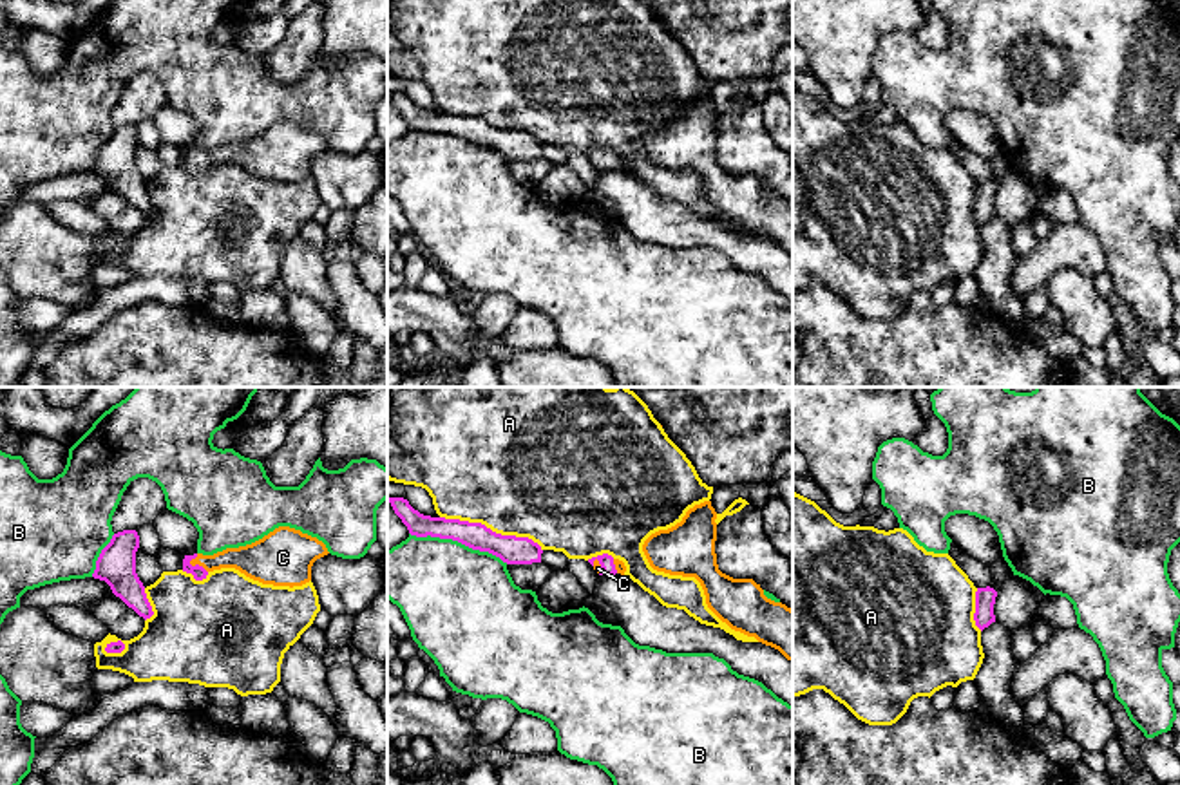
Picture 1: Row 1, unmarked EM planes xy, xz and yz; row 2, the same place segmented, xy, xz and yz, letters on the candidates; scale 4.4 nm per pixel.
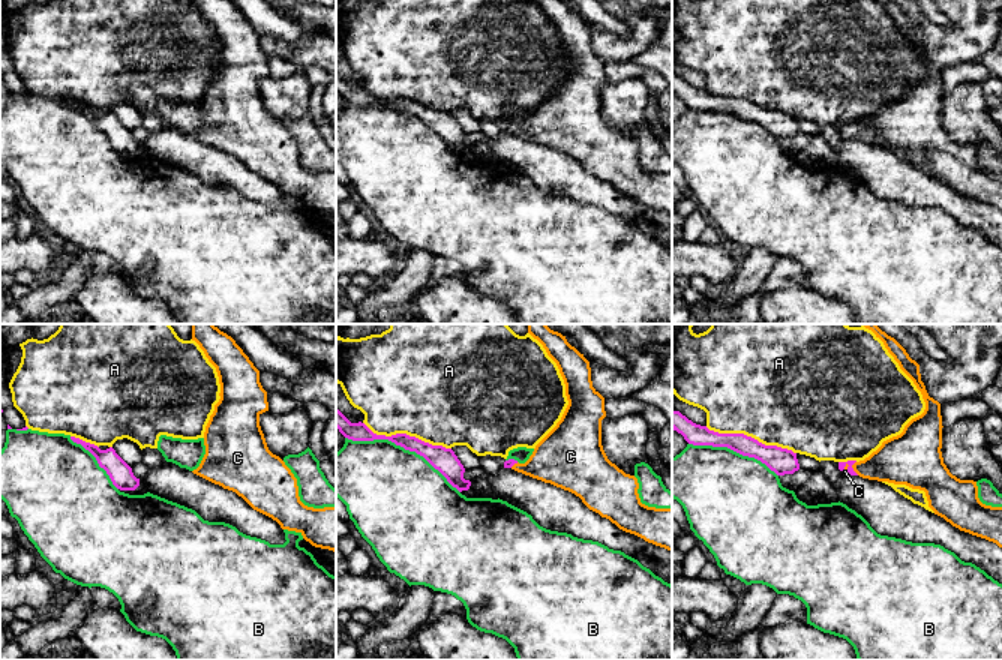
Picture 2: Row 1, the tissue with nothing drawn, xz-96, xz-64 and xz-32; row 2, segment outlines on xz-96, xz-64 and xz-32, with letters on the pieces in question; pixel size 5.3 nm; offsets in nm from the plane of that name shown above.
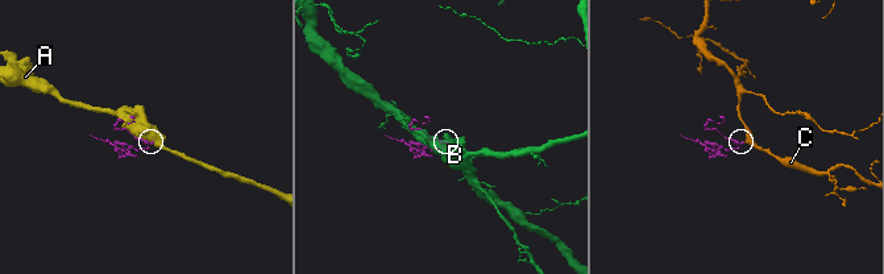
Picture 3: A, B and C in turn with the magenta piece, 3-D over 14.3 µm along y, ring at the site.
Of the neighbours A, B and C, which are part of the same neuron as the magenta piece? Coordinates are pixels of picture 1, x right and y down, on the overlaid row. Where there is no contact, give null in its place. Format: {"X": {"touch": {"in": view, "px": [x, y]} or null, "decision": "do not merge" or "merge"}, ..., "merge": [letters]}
{"A": {"touch": {"in": "xz", "px": [491, 530]}, "decision": "do not merge"}, "B": {"touch": {"in": "xz", "px": [458, 541]}, "decision": "do not merge"}, "C": {"touch": {"in": "xy", "px": [196, 565]}, "decision": "merge"}, "merge": ["C"]}

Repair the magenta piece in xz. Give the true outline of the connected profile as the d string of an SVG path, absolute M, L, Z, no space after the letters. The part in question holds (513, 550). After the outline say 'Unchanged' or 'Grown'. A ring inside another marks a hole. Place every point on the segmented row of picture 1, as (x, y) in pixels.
M389 497L389 503L411 535L452 539L472 550L489 552L507 564L541 563L543 550L528 537L501 535L481 523L423 515L404 497Z. Unchanged

